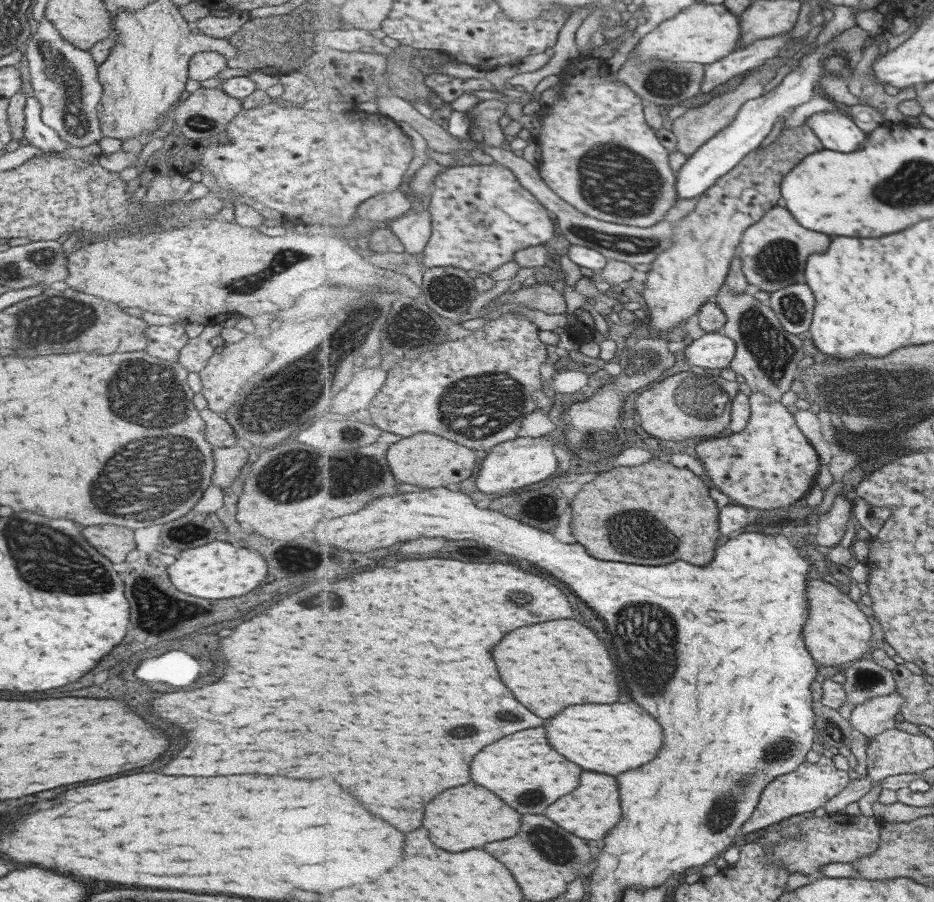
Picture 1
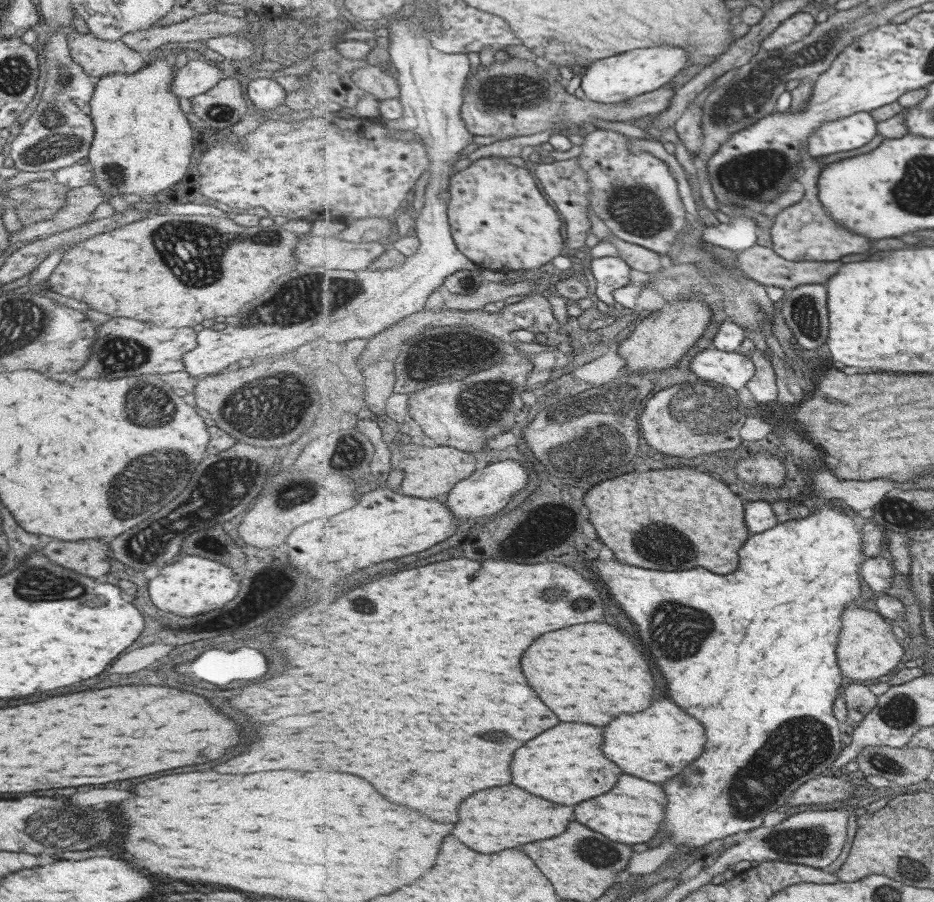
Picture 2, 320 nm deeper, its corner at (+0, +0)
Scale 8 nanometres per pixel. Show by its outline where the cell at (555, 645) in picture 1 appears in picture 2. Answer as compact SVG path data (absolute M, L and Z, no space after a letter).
M579 624L573 628L565 628L559 632L549 632L525 652L525 676L537 692L541 692L541 700L549 704L561 716L563 722L583 722L595 726L607 726L621 714L643 712L651 706L655 696L655 674L651 670L649 660L641 654L641 650L631 642L627 634L617 630L611 624Z

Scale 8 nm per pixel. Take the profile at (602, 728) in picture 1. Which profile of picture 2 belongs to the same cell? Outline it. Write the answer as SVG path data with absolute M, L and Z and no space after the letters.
M661 700L641 714L619 716L607 726L605 732L605 752L609 752L609 758L617 760L617 764L621 764L627 774L641 776L643 780L653 780L657 784L681 774L705 752L705 744L705 726L679 708L673 700Z

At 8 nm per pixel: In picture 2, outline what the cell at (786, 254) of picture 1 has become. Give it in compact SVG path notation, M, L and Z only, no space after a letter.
M817 156L805 167L799 181L805 186L805 195L794 205L783 209L774 218L774 224L769 230L773 243L773 250L777 251L783 258L791 261L819 261L833 262L845 260L849 254L863 254L871 250L871 240L865 236L859 236L849 228L843 228L837 224L821 202L819 196L818 182L824 164Z

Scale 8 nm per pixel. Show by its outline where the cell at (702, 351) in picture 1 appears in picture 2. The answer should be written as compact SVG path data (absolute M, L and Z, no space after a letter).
M709 346L697 353L690 368L697 377L729 386L745 388L756 376L756 364L751 357L736 352L725 352Z

